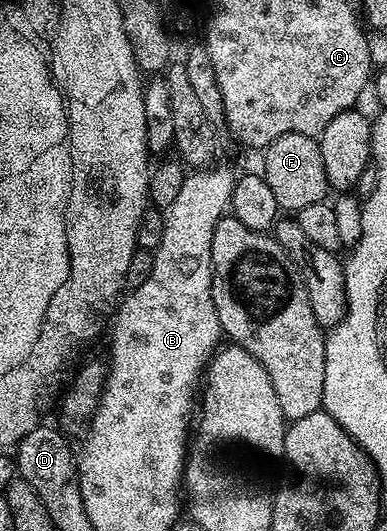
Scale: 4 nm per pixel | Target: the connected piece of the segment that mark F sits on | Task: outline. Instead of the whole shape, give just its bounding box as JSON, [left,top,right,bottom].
[262,133,329,213]

